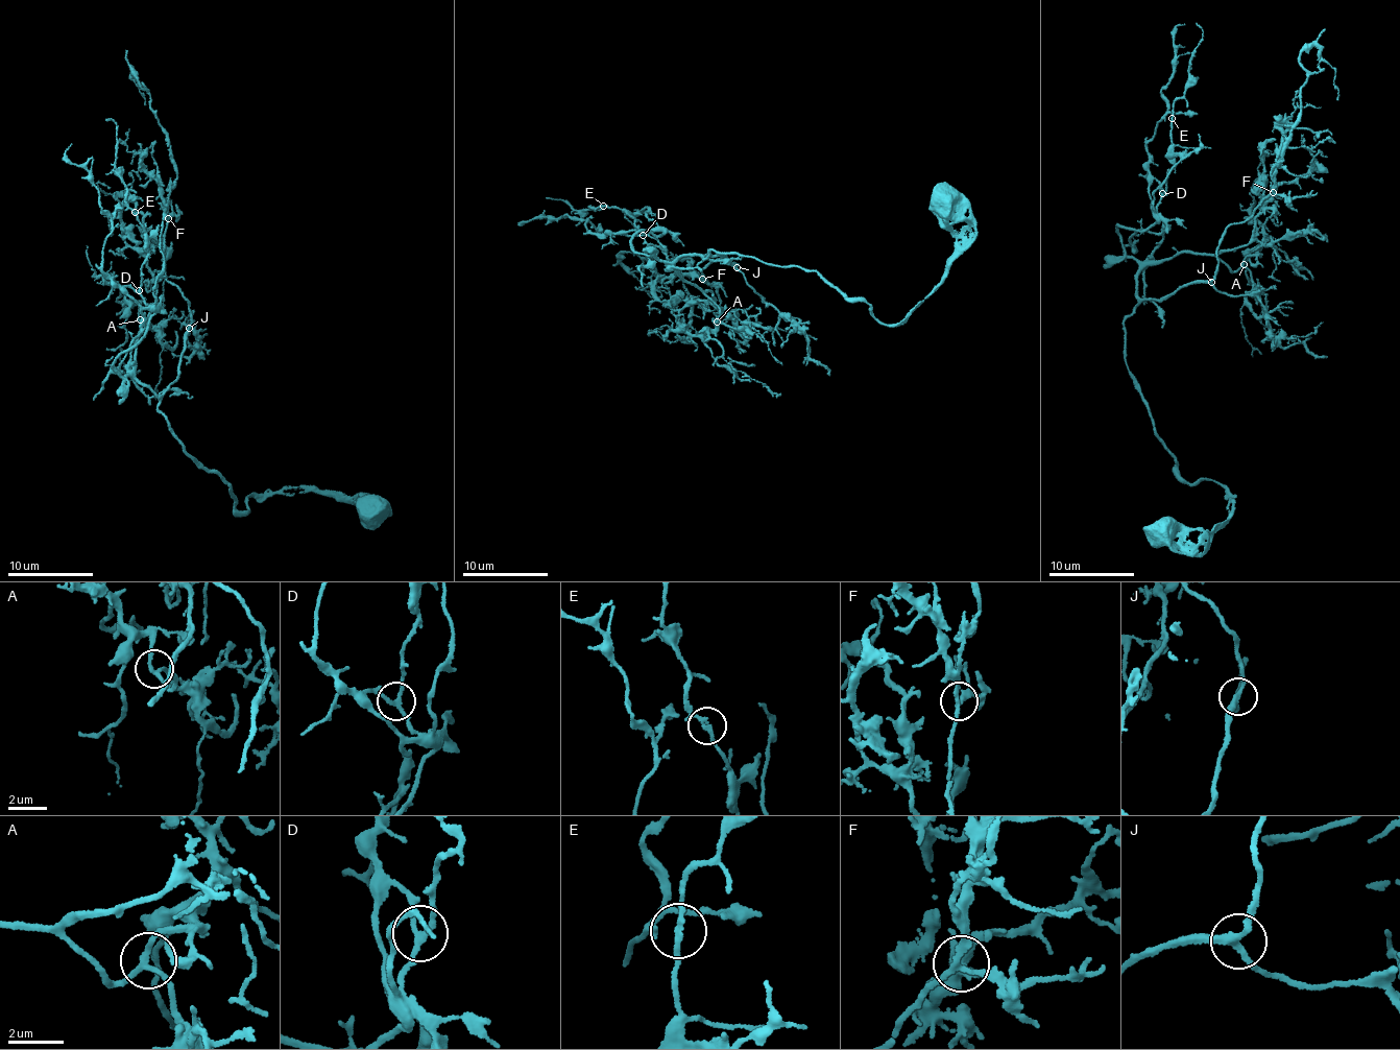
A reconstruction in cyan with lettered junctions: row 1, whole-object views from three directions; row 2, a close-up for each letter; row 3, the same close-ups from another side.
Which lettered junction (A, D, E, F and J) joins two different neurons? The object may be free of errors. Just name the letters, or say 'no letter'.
no letter

